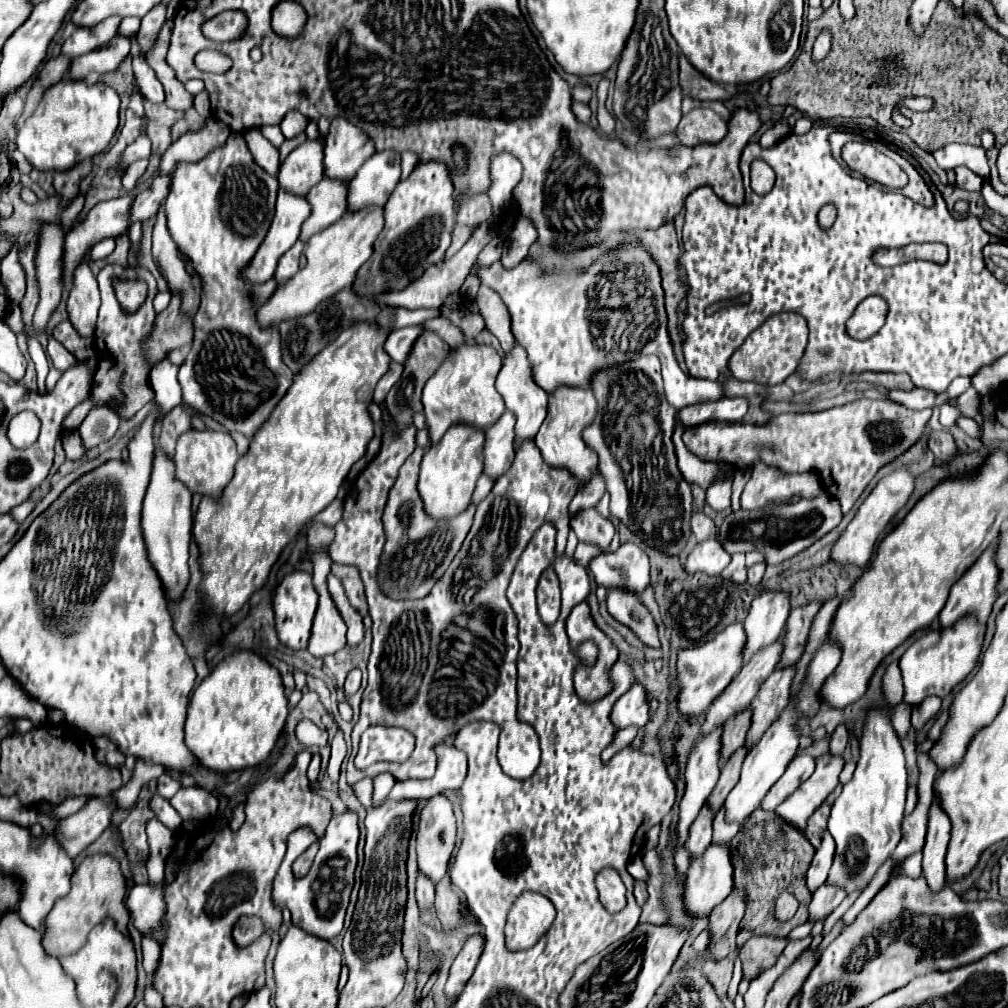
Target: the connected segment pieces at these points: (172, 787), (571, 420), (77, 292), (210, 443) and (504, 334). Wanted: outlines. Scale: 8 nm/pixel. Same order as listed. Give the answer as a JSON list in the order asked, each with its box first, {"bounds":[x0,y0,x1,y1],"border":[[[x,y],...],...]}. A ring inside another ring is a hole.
[{"bounds":[156,772,180,800],"border":[[[164,772],[162,776],[158,776],[156,782],[158,782],[158,786],[156,786],[158,790],[156,790],[156,792],[158,792],[162,798],[166,798],[166,800],[172,798],[172,796],[178,792],[178,788],[180,788],[180,782],[178,782],[176,778],[172,778],[168,772]]]},{"bounds":[534,388,598,490],"border":[[[558,388],[550,396],[548,416],[534,438],[536,446],[542,452],[544,462],[554,468],[568,470],[578,480],[580,490],[598,474],[598,454],[582,438],[584,428],[588,428],[594,422],[596,414],[598,414],[598,402],[592,390],[588,392],[582,388]]]},{"bounds":[68,264,100,336],"border":[[[80,264],[74,272],[72,288],[68,296],[68,316],[72,326],[80,332],[80,336],[94,336],[96,316],[100,308],[100,294],[96,278],[92,276],[88,264]]]},{"bounds":[174,430,238,500],"border":[[[188,430],[178,438],[174,462],[176,462],[176,476],[182,480],[190,492],[198,492],[202,496],[212,496],[214,500],[222,498],[226,484],[234,476],[234,466],[238,460],[236,442],[228,432],[214,432],[214,430]]]},{"bounds":[476,286,516,354],"border":[[[480,286],[476,304],[480,308],[480,314],[486,320],[486,328],[500,340],[500,346],[504,348],[504,352],[510,354],[516,346],[516,340],[510,332],[510,314],[508,314],[506,306],[502,304],[500,296],[496,292],[492,292],[490,288]]]}]

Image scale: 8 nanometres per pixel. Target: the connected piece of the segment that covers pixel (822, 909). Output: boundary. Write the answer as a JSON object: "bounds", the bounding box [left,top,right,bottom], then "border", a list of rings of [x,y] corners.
{"bounds":[810,884,846,922],"border":[[[828,884],[820,886],[820,890],[814,892],[812,902],[810,902],[810,920],[812,922],[824,920],[826,916],[830,916],[840,906],[840,902],[844,898],[846,896],[844,896],[844,890],[842,888],[832,888]]]}

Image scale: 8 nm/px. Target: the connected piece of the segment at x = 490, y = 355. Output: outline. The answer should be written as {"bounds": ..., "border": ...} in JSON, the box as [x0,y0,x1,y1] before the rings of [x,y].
{"bounds":[422,342,504,444],"border":[[[470,342],[450,352],[444,364],[426,382],[422,394],[430,444],[438,444],[444,432],[454,424],[470,424],[478,430],[486,430],[502,416],[504,400],[494,388],[494,380],[500,372],[500,366],[502,360],[492,346]]]}

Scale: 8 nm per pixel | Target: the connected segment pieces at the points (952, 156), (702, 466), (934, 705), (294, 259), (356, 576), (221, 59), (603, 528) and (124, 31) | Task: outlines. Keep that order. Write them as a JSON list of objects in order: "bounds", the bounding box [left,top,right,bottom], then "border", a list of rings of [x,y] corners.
[{"bounds":[934,144,988,178],"border":[[[948,144],[934,152],[934,158],[940,168],[952,170],[956,166],[966,166],[982,178],[988,178],[988,160],[982,146],[966,146],[966,144]]]},{"bounds":[674,424,720,490],"border":[[[676,424],[676,428],[674,428],[674,444],[676,444],[676,452],[678,452],[676,456],[678,456],[678,464],[680,464],[682,472],[684,472],[684,478],[688,482],[700,484],[706,490],[720,476],[720,468],[718,468],[716,462],[704,462],[696,454],[692,454],[686,448],[684,440],[678,436],[678,428],[680,426]]]},{"bounds":[912,696,942,730],"border":[[[928,696],[918,706],[912,708],[912,724],[916,730],[922,728],[940,710],[940,702],[942,700],[938,696]]]},{"bounds":[274,242,302,284],"border":[[[296,242],[282,258],[280,258],[280,262],[278,262],[278,268],[276,268],[276,274],[274,274],[274,278],[276,278],[276,282],[278,284],[282,284],[282,282],[286,282],[286,280],[290,280],[296,272],[298,272],[298,268],[300,268],[300,262],[298,262],[298,258],[300,258],[300,252],[302,252],[302,242]]]},{"bounds":[332,564,368,614],"border":[[[332,564],[332,574],[342,582],[344,590],[348,592],[350,604],[362,614],[368,614],[366,608],[366,596],[364,596],[364,584],[360,580],[360,572],[354,566],[344,566],[344,564]]]},{"bounds":[194,50,232,74],"border":[[[202,50],[202,52],[196,54],[194,62],[202,72],[214,72],[214,74],[226,72],[232,66],[230,58],[224,56],[222,52],[218,52],[218,50]]]},{"bounds":[570,508,616,550],"border":[[[594,508],[582,510],[578,516],[574,516],[570,520],[570,526],[576,532],[576,536],[578,536],[580,542],[594,544],[600,550],[606,550],[610,546],[612,536],[616,532],[614,524],[608,518],[600,516]]]},{"bounds":[118,18,140,36],"border":[[[123,18],[118,33],[123,36],[130,36],[130,34],[138,32],[138,28],[140,28],[140,20],[138,18]]]}]

